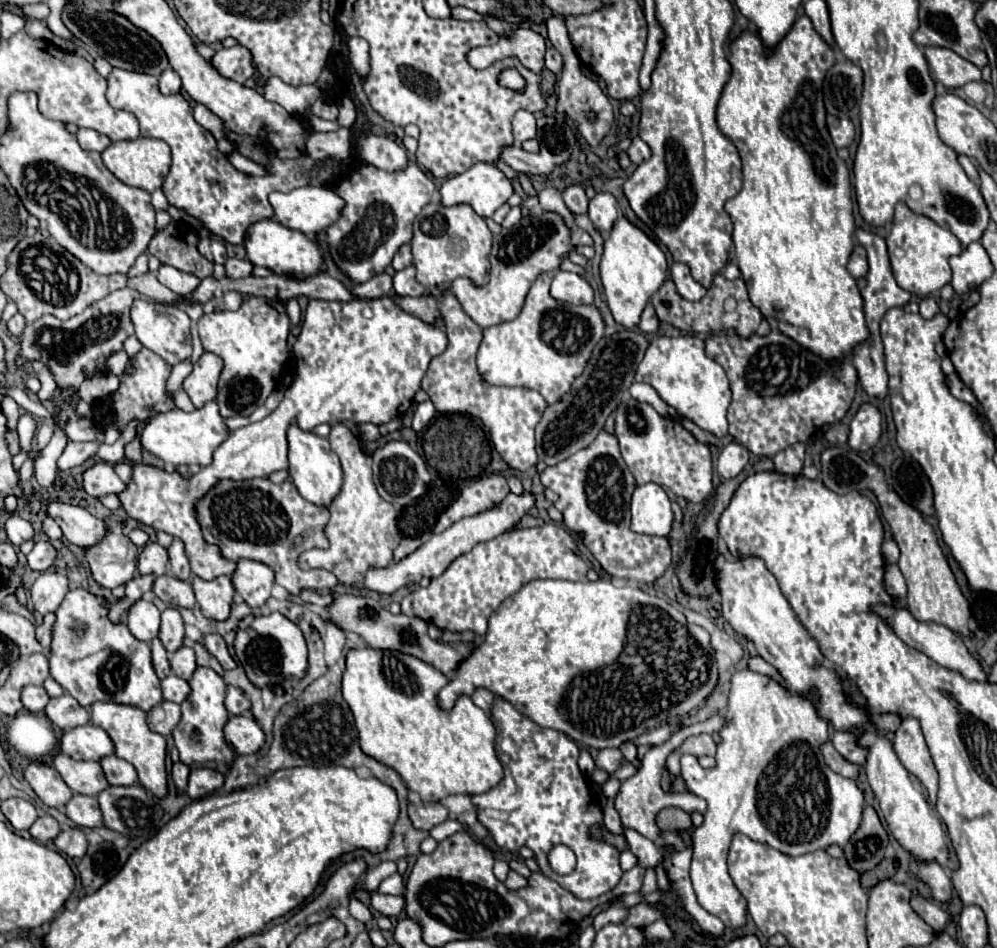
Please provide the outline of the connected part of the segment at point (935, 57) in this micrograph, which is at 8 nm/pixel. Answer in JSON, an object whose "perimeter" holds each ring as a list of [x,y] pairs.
{"perimeter":[[[925,48],[925,58],[933,72],[933,78],[939,80],[945,88],[961,88],[963,84],[977,80],[981,82],[981,70],[969,60],[957,56],[949,48]]]}

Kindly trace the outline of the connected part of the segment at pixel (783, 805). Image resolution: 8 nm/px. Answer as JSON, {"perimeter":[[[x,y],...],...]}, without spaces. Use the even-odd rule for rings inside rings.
{"perimeter":[[[747,668],[733,674],[729,706],[725,724],[721,728],[721,748],[715,754],[715,768],[701,768],[691,754],[681,756],[681,778],[689,794],[695,794],[707,802],[705,820],[699,828],[691,830],[691,880],[699,904],[713,916],[721,918],[725,926],[737,928],[745,922],[747,902],[735,888],[731,876],[727,876],[727,850],[733,832],[747,834],[755,842],[765,842],[779,852],[799,856],[827,848],[831,844],[845,846],[861,824],[861,812],[865,806],[859,786],[835,774],[821,756],[821,744],[829,740],[829,724],[817,712],[819,694],[797,696],[777,680],[751,672]]]}

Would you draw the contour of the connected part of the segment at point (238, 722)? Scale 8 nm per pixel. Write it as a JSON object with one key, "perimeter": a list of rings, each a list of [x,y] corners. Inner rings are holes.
{"perimeter":[[[229,716],[223,732],[227,744],[235,754],[253,754],[265,742],[261,726],[249,716]]]}

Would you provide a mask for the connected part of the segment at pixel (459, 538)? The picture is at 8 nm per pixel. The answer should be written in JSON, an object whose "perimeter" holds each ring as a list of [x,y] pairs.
{"perimeter":[[[523,490],[521,494],[513,494],[509,492],[505,496],[505,500],[501,500],[495,508],[491,510],[485,510],[481,514],[475,514],[475,516],[469,516],[469,518],[461,518],[459,522],[455,522],[451,528],[447,528],[443,534],[433,534],[427,538],[427,542],[423,542],[413,554],[409,554],[405,560],[397,562],[397,564],[391,564],[387,568],[379,568],[379,570],[369,570],[367,576],[365,576],[365,582],[363,586],[369,588],[369,590],[375,590],[375,592],[381,592],[381,594],[393,594],[397,592],[399,588],[403,586],[411,586],[411,584],[419,584],[419,580],[423,576],[429,576],[429,578],[435,578],[435,576],[441,576],[441,572],[445,572],[445,568],[449,568],[449,564],[469,552],[475,544],[481,544],[481,542],[487,542],[487,540],[493,540],[497,538],[499,534],[503,534],[505,530],[509,530],[511,526],[519,524],[519,520],[531,512],[531,508],[535,506],[535,494],[529,492],[529,490]]]}

